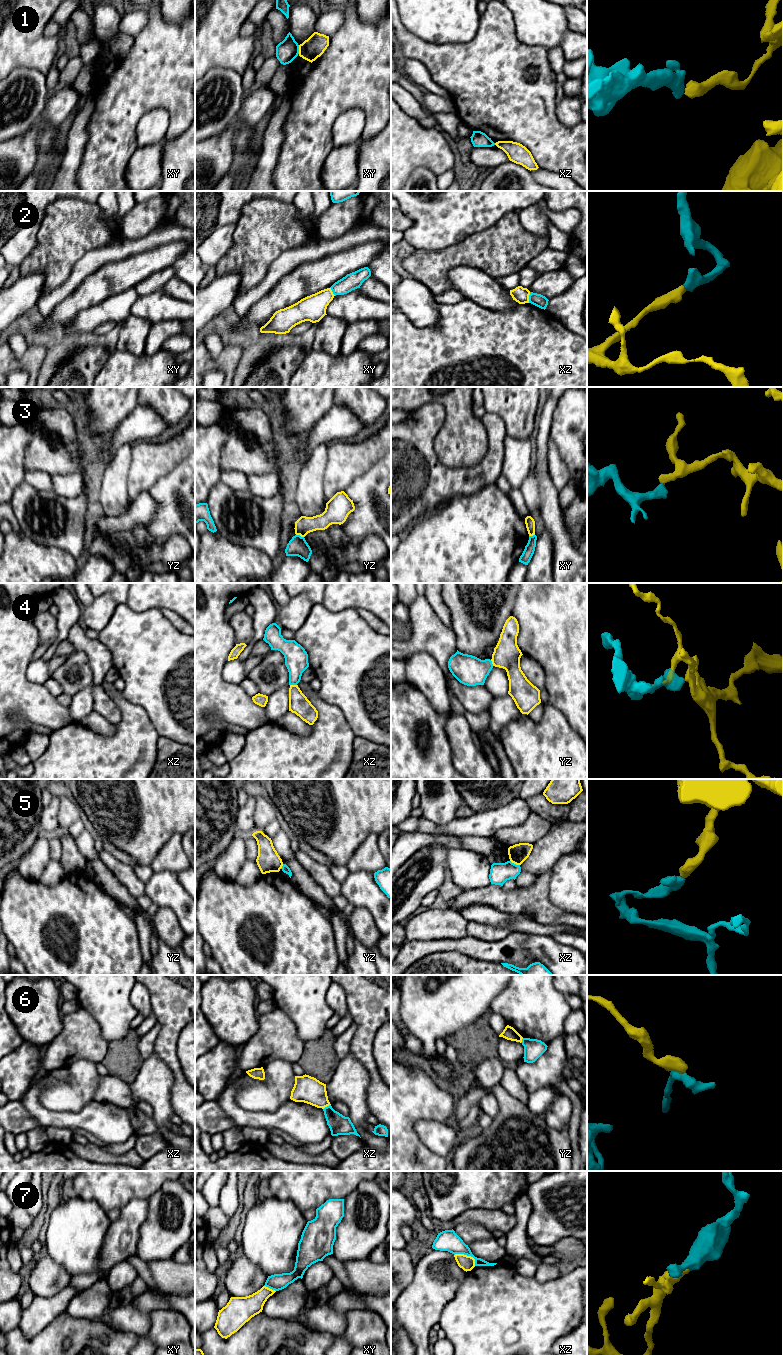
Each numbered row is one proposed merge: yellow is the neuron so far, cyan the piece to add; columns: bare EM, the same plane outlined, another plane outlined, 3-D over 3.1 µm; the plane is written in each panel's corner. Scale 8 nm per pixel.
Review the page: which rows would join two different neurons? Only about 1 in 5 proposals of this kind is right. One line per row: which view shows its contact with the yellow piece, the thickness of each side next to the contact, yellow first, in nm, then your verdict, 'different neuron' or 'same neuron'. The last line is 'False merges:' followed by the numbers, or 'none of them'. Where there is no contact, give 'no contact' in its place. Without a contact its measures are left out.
1: meets yellow in xy; 170 nm thick on the yellow side, 180 nm on the other; different neuron
2: meets yellow in xz; 130 nm thick on the yellow side, 100 nm on the other; different neuron
3: meets yellow in yz; 140 nm thick on the yellow side, 160 nm on the other; different neuron
4: meets yellow in xz; 160 nm thick on the yellow side, 190 nm on the other; different neuron
5: meets yellow in xz; 160 nm thick on the yellow side, 160 nm on the other; different neuron
6: meets yellow in xz; 220 nm thick on the yellow side, 160 nm on the other; different neuron
7: meets yellow in xz; 120 nm thick on the yellow side, 170 nm on the other; different neuron
False merges: 1, 2, 3, 4, 5, 6, 7

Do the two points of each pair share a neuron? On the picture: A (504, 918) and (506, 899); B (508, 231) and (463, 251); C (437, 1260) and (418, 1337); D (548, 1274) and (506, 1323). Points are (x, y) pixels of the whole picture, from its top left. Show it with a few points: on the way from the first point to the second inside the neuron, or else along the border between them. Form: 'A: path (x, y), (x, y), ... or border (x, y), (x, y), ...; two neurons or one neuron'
A: border (483, 904), (493, 906), (507, 913), (521, 914); two neurons
B: path (497, 242), (489, 250), (474, 251); one neuron
C: path (436, 1279), (418, 1308), (418, 1318); one neuron
D: border (560, 1274), (543, 1282), (538, 1282), (534, 1278); two neurons

